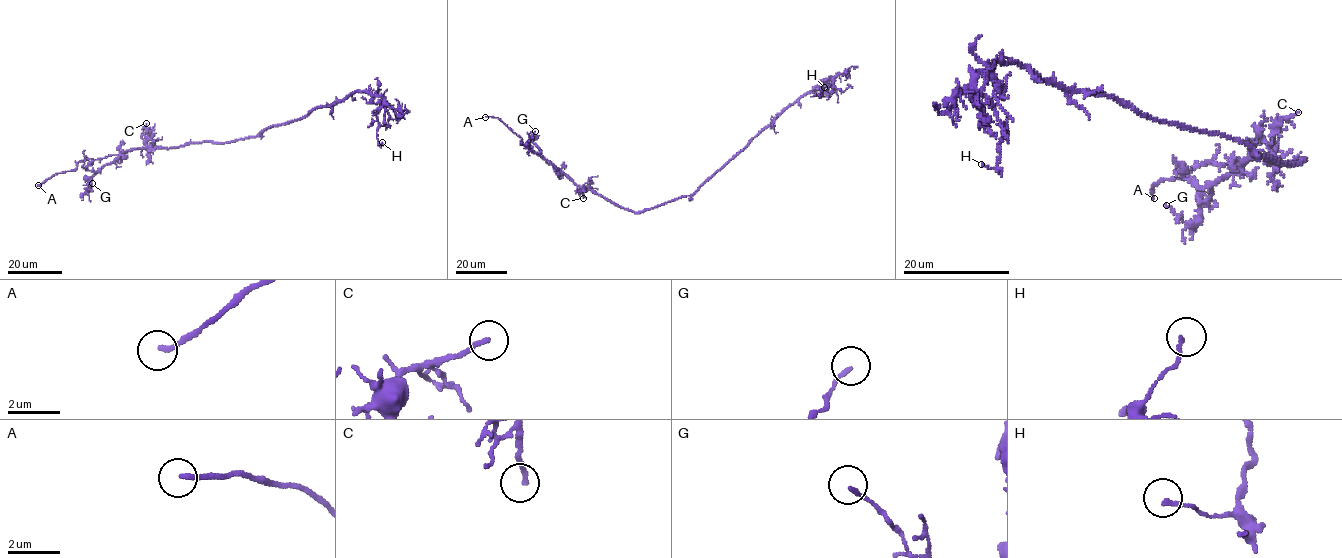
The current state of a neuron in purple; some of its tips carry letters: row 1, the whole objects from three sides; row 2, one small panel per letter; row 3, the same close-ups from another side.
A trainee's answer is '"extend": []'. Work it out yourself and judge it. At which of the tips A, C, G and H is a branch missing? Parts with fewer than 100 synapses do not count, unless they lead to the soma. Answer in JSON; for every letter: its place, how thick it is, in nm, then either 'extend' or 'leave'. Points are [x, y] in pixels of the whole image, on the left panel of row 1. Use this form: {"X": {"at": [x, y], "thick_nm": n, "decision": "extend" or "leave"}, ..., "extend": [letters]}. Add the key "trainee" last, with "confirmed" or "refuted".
{"A": {"at": [38, 185], "thick_nm": 180, "decision": "extend"}, "C": {"at": [146, 123], "thick_nm": 180, "decision": "leave"}, "G": {"at": [92, 183], "thick_nm": 150, "decision": "leave"}, "H": {"at": [382, 142], "thick_nm": 130, "decision": "leave"}, "extend": ["A"], "trainee": "refuted"}

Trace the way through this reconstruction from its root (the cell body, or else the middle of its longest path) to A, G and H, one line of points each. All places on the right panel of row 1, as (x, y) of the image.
A: (1252, 151), (1281, 163), (1304, 159), (1207, 161), (1158, 181), (1154, 198)
G: (1252, 151), (1281, 163), (1304, 159), (1283, 163), (1257, 154), (1244, 160), (1212, 186), (1191, 222), (1166, 205)
H: (1252, 151), (1070, 92), (1015, 61), (974, 73), (1003, 133), (997, 164), (981, 164)

